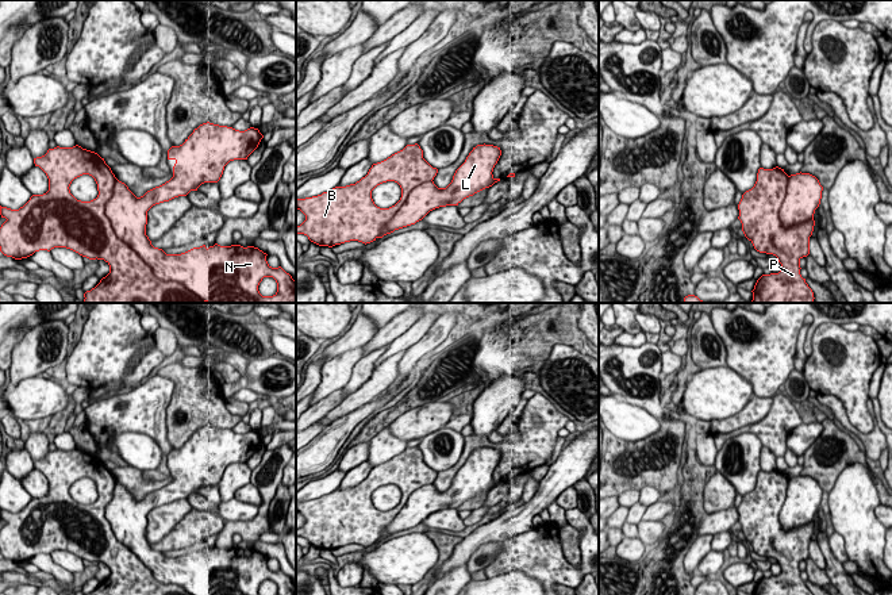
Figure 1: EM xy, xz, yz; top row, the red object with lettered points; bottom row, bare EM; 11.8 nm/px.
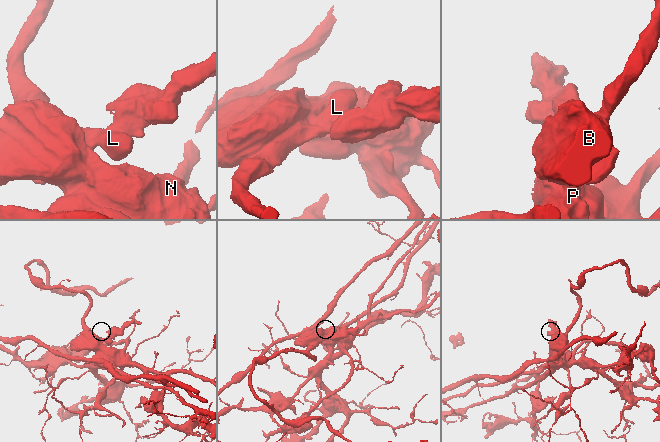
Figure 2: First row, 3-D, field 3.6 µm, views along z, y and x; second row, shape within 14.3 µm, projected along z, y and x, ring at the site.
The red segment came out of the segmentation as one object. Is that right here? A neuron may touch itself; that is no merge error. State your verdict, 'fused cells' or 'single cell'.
fused cells

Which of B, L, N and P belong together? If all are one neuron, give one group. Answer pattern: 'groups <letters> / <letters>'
groups B P / L N

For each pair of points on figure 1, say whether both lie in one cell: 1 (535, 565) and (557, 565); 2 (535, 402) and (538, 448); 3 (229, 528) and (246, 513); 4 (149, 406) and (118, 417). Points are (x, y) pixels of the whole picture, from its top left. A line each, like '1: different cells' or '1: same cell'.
1: same cell
2: same cell
3: different cells
4: same cell

